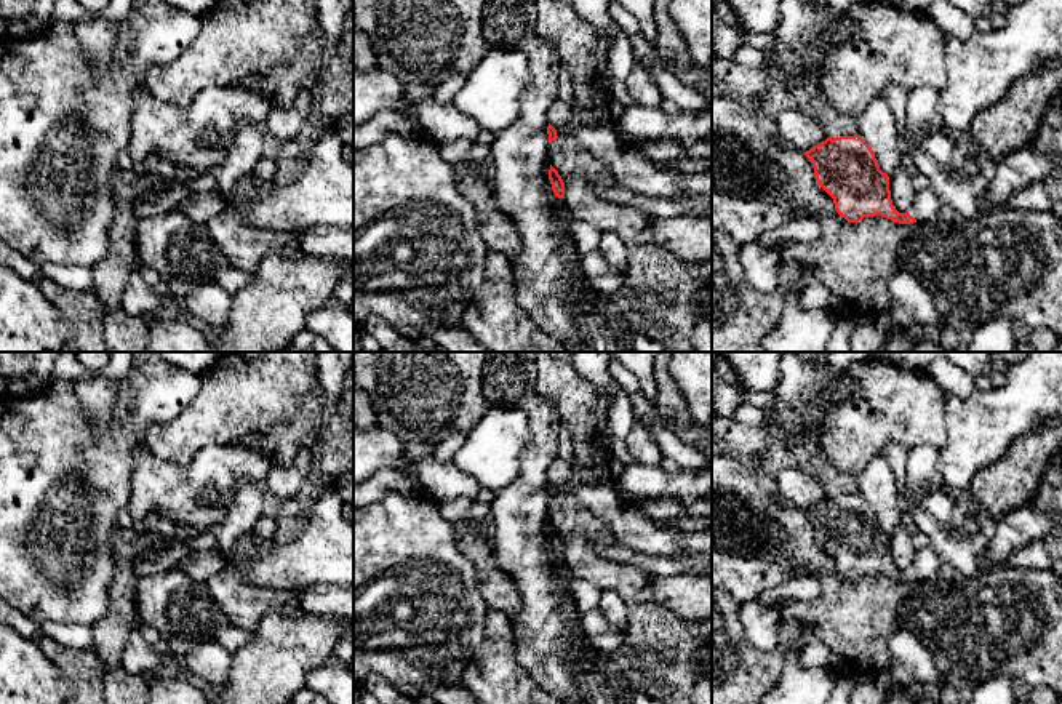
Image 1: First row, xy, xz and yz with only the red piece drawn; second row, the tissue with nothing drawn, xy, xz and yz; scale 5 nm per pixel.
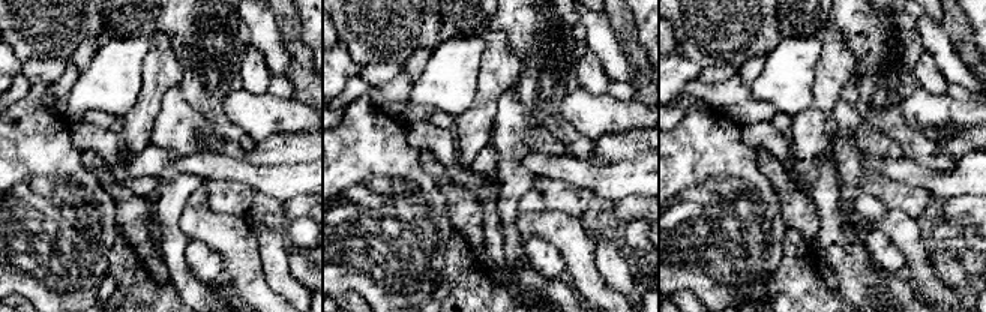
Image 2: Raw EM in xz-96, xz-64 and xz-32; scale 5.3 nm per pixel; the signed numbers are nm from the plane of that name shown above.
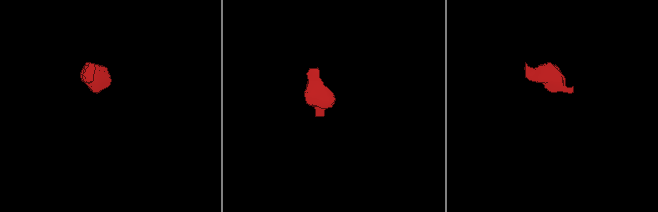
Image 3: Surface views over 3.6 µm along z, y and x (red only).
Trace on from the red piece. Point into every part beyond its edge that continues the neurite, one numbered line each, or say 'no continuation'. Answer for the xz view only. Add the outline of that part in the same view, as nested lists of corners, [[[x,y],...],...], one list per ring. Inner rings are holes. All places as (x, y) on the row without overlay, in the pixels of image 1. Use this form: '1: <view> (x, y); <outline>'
no continuation

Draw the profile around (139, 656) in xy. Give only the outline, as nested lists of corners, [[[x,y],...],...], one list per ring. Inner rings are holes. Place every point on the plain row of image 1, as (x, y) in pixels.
[[[134,627],[122,653],[122,667],[136,675],[152,675],[162,666],[162,654],[139,627]]]

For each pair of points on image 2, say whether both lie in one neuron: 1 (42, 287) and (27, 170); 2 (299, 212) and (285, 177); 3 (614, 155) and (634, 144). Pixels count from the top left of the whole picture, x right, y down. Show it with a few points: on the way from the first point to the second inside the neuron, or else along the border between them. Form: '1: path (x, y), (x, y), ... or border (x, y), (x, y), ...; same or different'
1: path (47, 258), (47, 198); same
2: border (306, 195), (294, 195), (284, 203); different
3: path (619, 150), (629, 146); same

